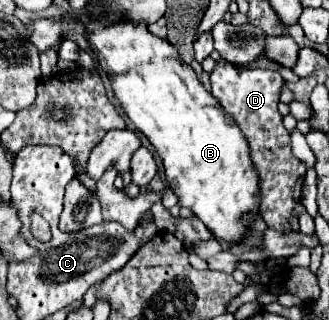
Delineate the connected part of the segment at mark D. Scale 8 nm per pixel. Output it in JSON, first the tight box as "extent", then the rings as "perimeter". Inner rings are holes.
{"extent":[211,61,307,233],"perimeter":[[[219,61],[211,71],[213,97],[235,119],[235,123],[249,141],[251,161],[259,173],[261,215],[269,229],[291,233],[291,215],[297,203],[301,203],[307,167],[291,153],[289,131],[283,127],[281,115],[277,111],[279,91],[283,83],[285,81],[277,71],[259,67],[237,67],[227,61]]]}

